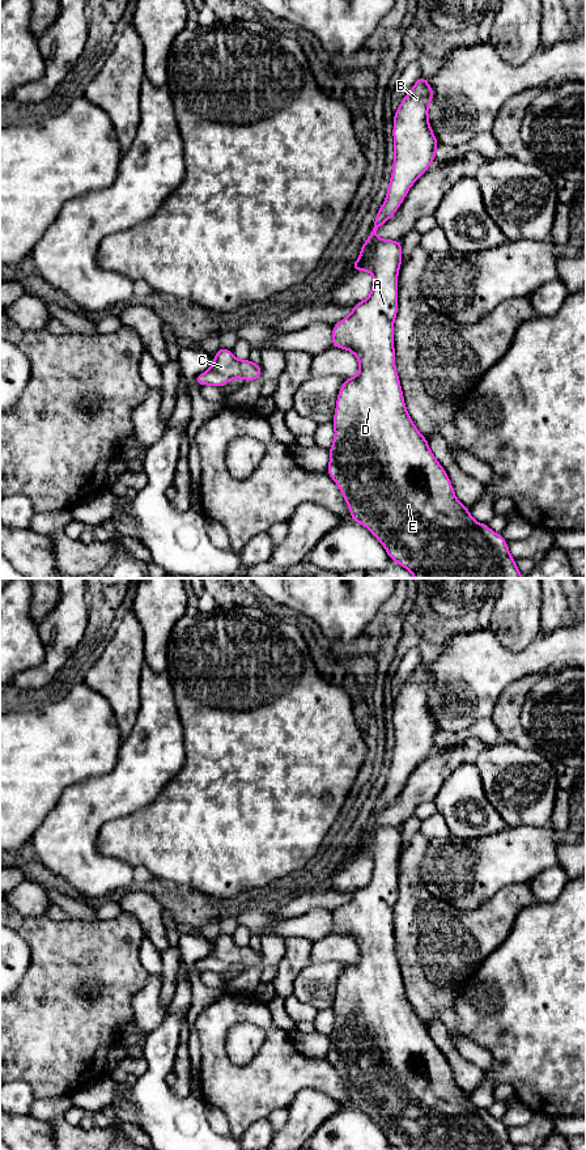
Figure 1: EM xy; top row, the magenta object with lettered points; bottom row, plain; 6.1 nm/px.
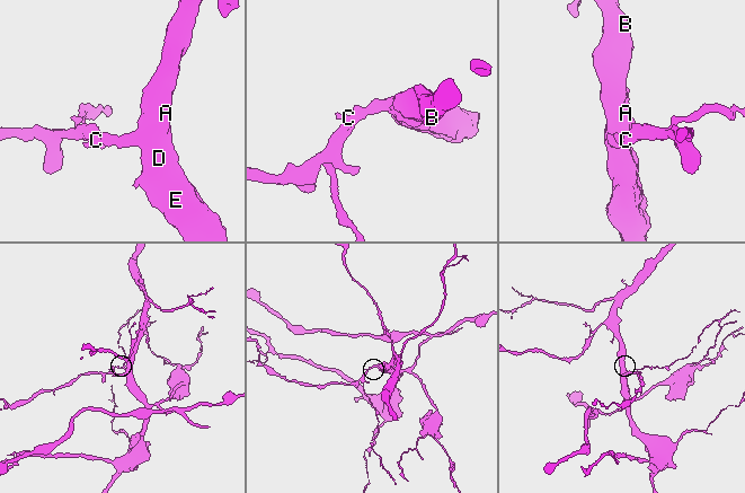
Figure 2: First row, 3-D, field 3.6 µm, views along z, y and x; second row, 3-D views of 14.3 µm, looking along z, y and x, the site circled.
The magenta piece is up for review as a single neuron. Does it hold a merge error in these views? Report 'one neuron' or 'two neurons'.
one neuron

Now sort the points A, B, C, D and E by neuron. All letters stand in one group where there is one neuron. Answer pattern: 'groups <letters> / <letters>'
groups A B C D E

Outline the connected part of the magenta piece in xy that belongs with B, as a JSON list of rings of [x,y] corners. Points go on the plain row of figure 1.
[[[420,662],[412,676],[403,683],[402,689],[399,695],[394,700],[394,751],[392,751],[392,760],[390,764],[390,771],[387,773],[387,781],[385,785],[385,789],[381,792],[374,810],[370,815],[370,820],[366,826],[366,828],[362,831],[362,833],[358,836],[361,840],[361,844],[358,846],[352,848],[352,857],[368,857],[371,858],[374,862],[373,874],[370,882],[357,888],[352,894],[352,899],[349,903],[339,907],[336,911],[332,912],[332,934],[341,934],[351,937],[360,949],[360,958],[353,964],[345,964],[343,968],[343,972],[337,980],[337,988],[335,994],[335,1002],[332,1005],[332,1010],[335,1014],[335,1024],[331,1031],[330,1036],[330,1051],[326,1056],[326,1058],[330,1061],[330,1064],[334,1065],[334,1068],[337,1070],[341,1081],[345,1085],[347,1091],[349,1092],[351,1103],[353,1108],[358,1108],[360,1111],[365,1112],[368,1116],[371,1117],[371,1120],[382,1129],[385,1133],[388,1143],[398,1149],[398,1150],[515,1150],[515,1146],[510,1141],[508,1136],[508,1128],[504,1125],[501,1120],[496,1120],[492,1117],[487,1109],[477,1109],[470,1100],[470,1095],[462,1091],[458,1085],[455,1083],[453,1070],[443,1056],[443,1053],[438,1049],[436,1043],[433,1041],[432,1036],[429,1035],[428,1026],[416,1015],[412,1005],[409,1003],[405,989],[403,984],[403,977],[400,973],[399,962],[395,954],[395,935],[394,935],[394,907],[398,900],[398,860],[402,852],[402,827],[392,827],[392,826],[379,826],[375,823],[375,818],[388,806],[391,805],[400,790],[403,789],[405,781],[408,780],[411,772],[417,767],[419,763],[421,763],[428,754],[433,750],[436,738],[438,735],[438,729],[434,722],[434,718],[432,717],[429,712],[429,703],[428,703],[428,692],[430,687],[434,684],[434,678],[428,670],[425,662]]]

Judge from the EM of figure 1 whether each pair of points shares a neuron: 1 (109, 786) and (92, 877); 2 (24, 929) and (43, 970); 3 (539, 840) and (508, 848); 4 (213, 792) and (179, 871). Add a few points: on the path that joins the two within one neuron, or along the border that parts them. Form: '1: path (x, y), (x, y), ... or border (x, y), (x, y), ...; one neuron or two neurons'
1: path (97, 809), (88, 820), (88, 854); one neuron
2: path (34, 940), (43, 949), (43, 959); one neuron
3: path (531, 848), (516, 848); one neuron
4: path (213, 811), (213, 828), (190, 852); one neuron

